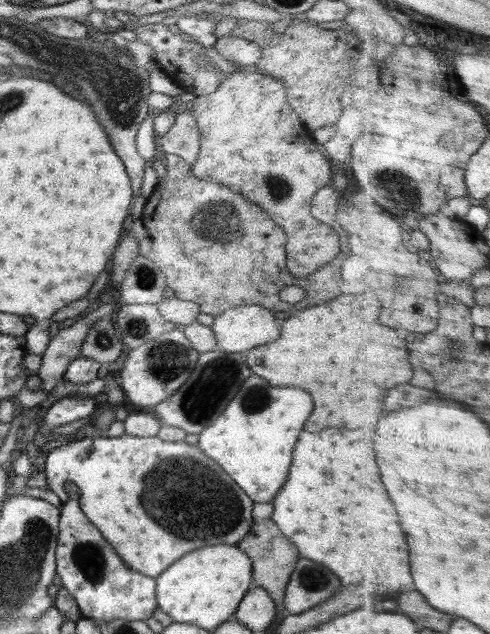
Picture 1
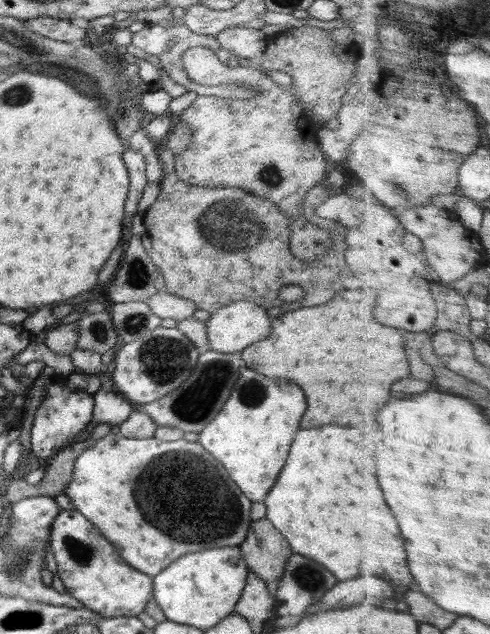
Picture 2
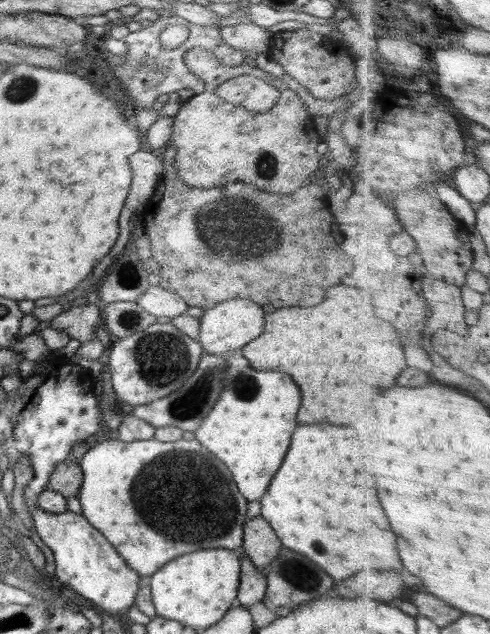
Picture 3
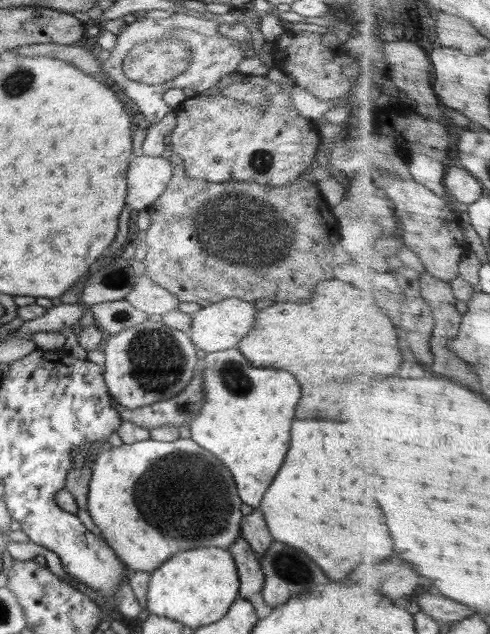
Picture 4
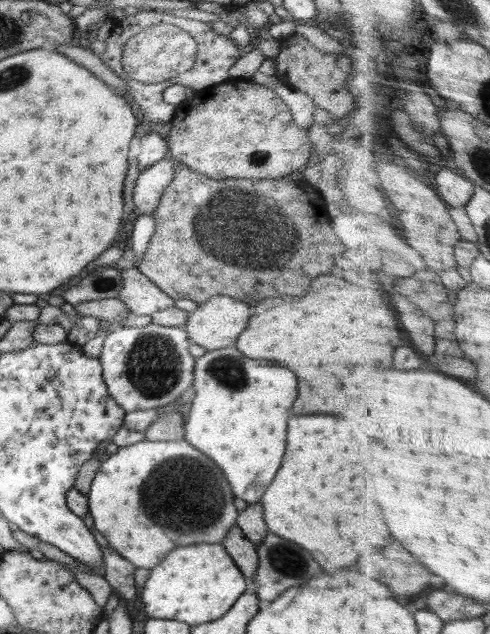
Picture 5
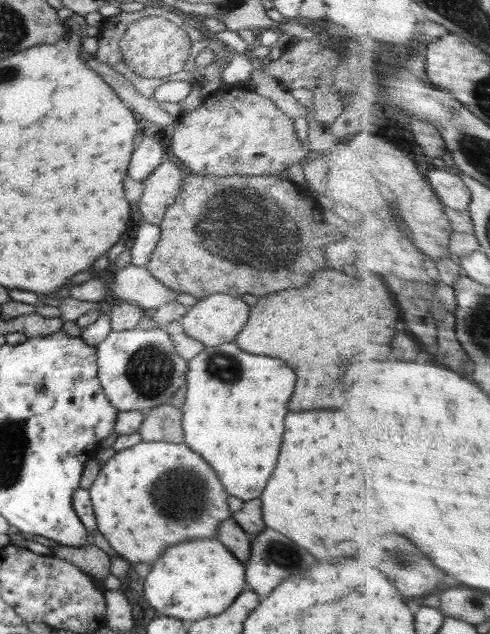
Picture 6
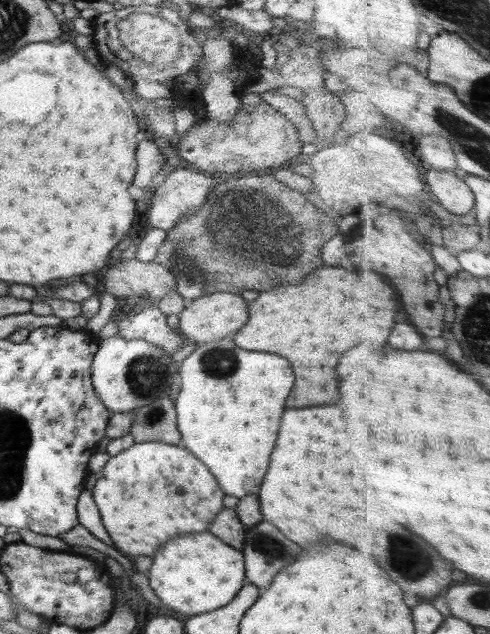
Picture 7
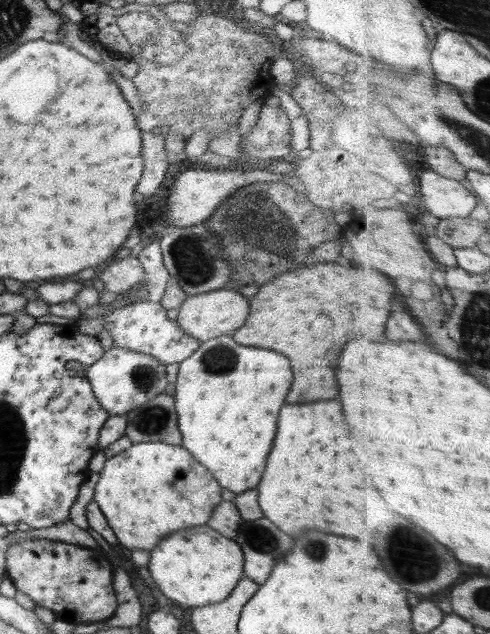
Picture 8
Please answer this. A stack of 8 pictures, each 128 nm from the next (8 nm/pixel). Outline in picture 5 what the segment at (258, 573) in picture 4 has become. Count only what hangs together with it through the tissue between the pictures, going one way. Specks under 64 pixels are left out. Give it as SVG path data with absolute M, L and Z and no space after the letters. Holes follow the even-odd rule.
M232 525L228 529L228 534L224 537L221 545L226 549L226 552L232 559L234 559L236 566L242 571L242 575L251 582L259 563L255 544L252 544L245 537L245 534L238 525Z

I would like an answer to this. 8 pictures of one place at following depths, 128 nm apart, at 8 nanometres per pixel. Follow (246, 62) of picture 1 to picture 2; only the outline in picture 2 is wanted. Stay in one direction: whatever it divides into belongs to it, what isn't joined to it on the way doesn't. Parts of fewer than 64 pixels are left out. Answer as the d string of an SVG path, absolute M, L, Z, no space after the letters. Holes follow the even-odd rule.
M230 27L216 36L220 47L232 51L236 56L259 61L267 50L266 35L261 29Z

